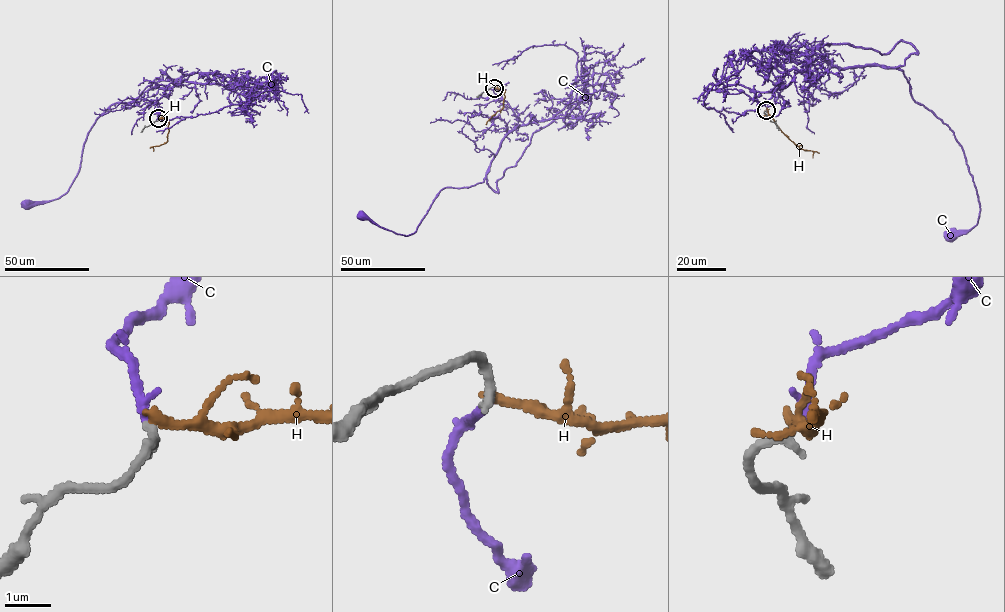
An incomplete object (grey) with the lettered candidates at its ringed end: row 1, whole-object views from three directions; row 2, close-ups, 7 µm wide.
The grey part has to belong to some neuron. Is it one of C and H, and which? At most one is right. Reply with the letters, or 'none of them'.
C

